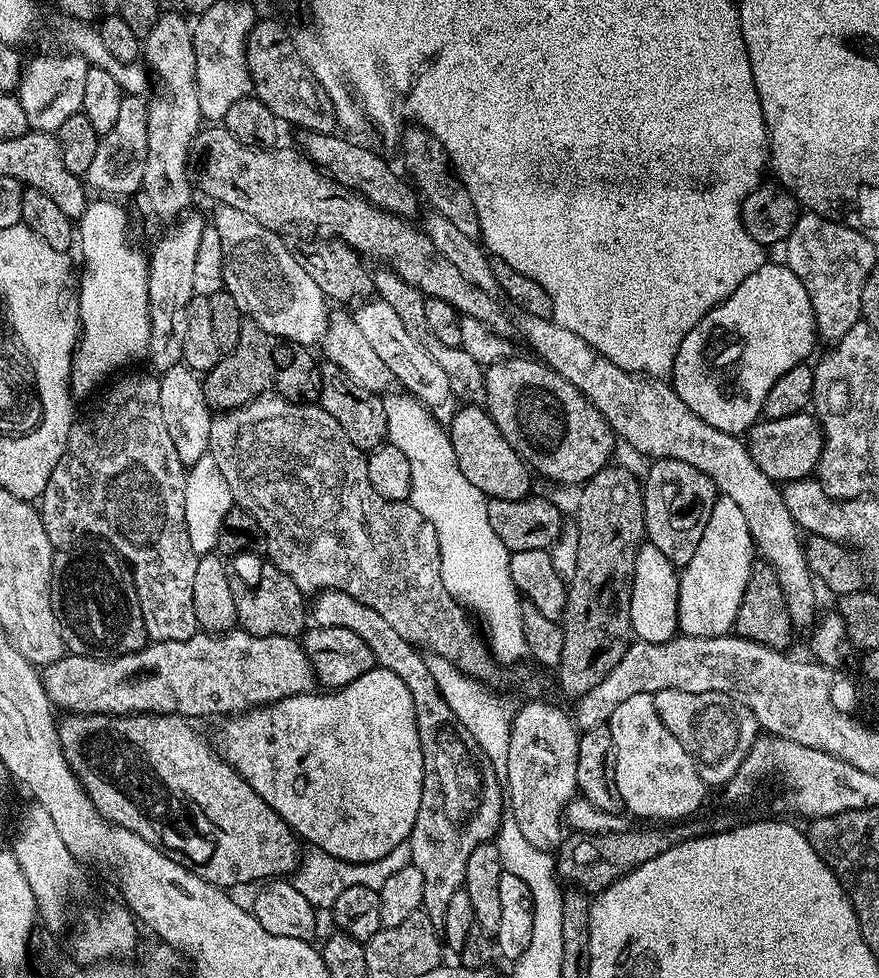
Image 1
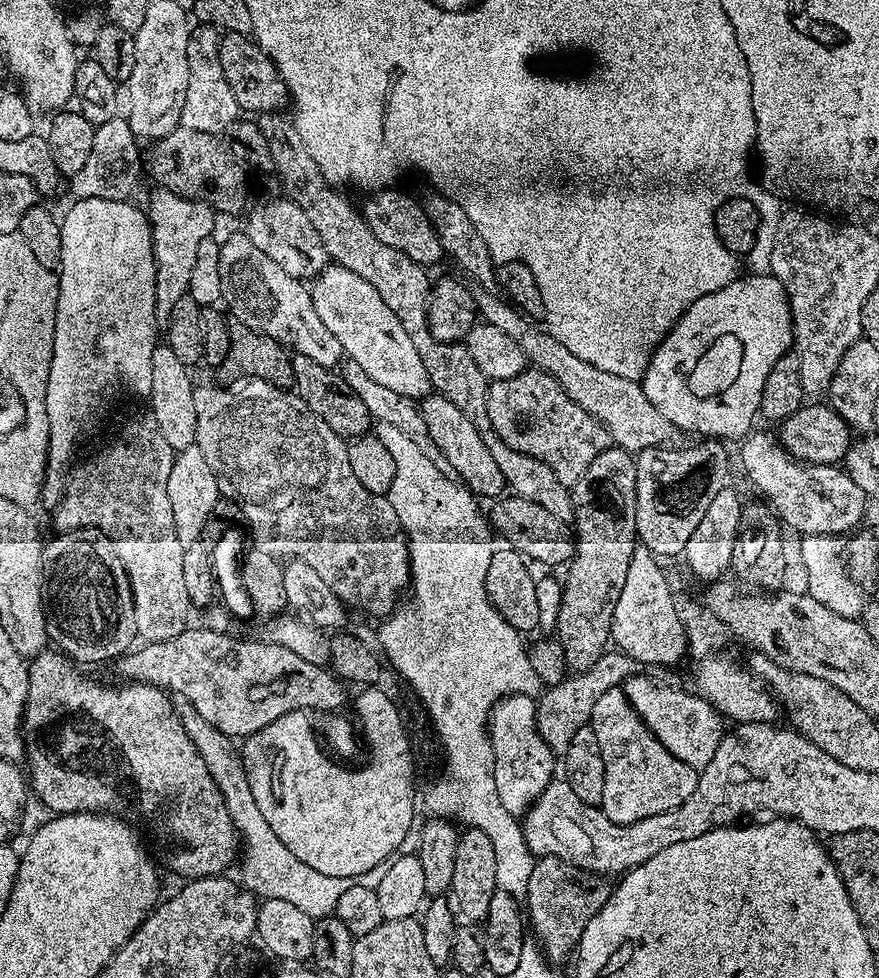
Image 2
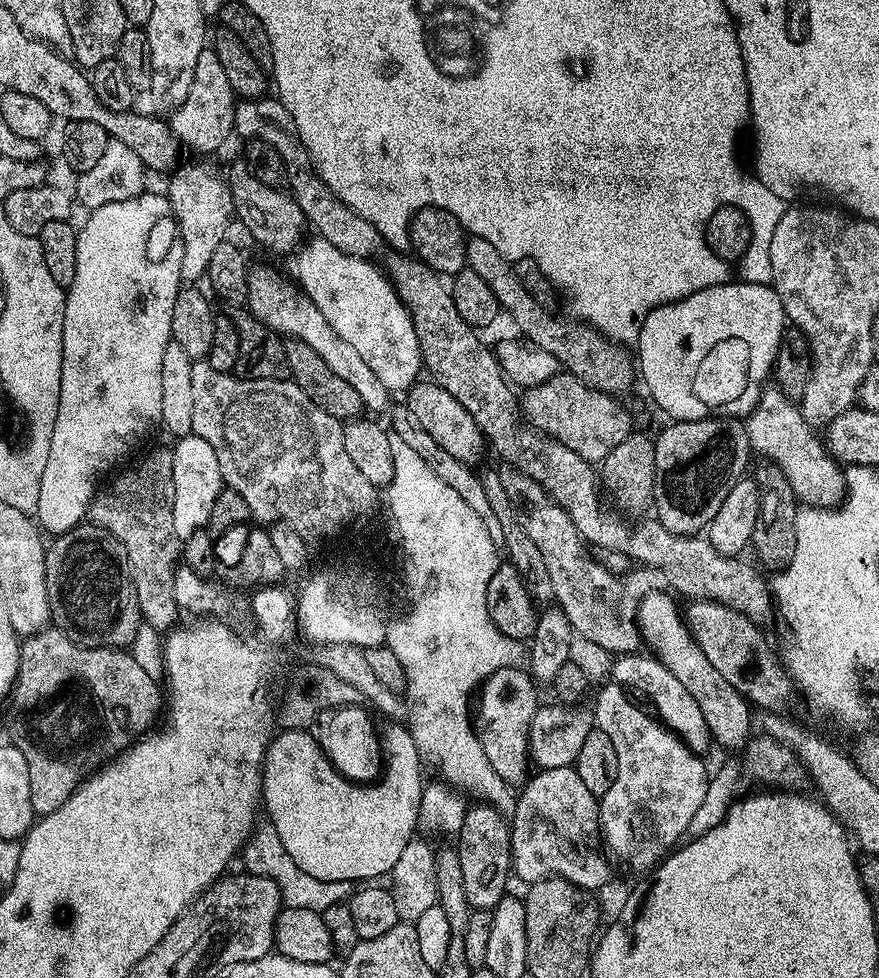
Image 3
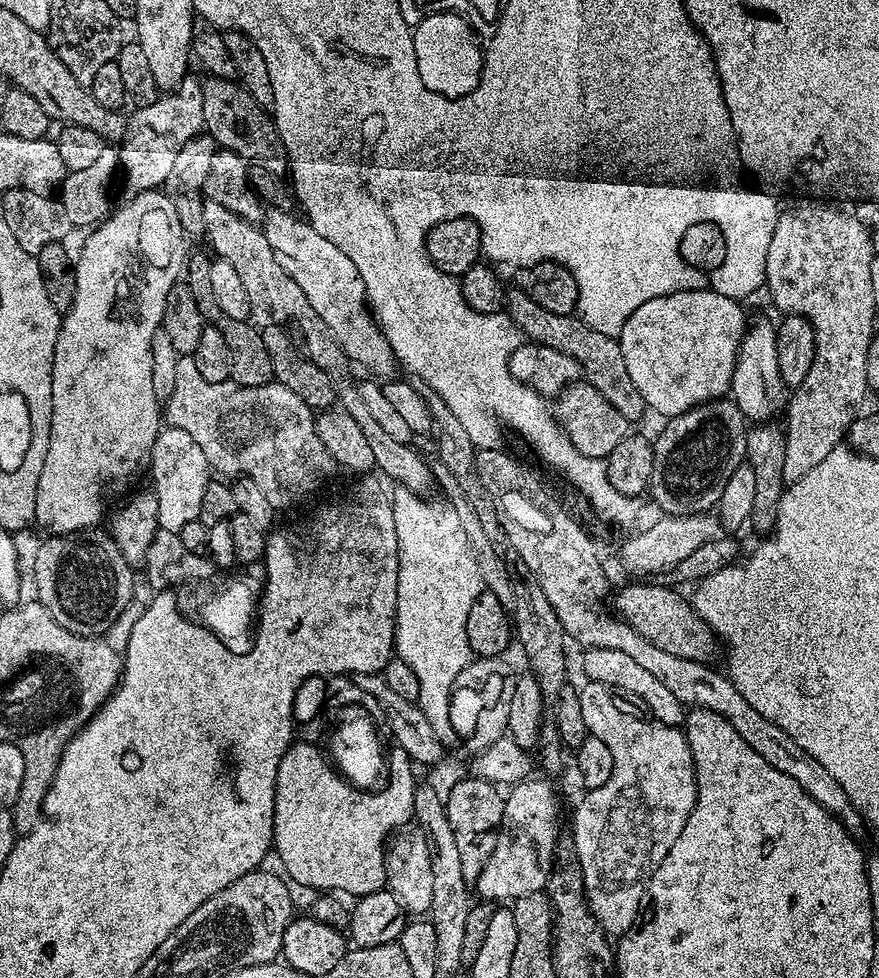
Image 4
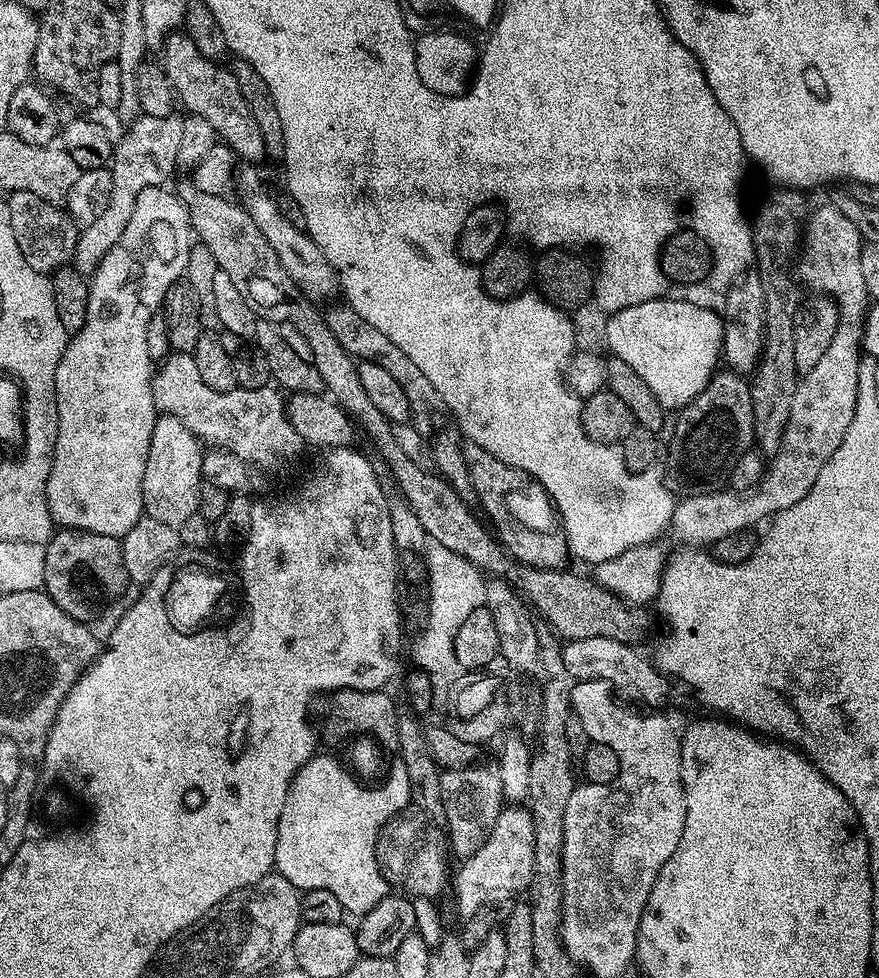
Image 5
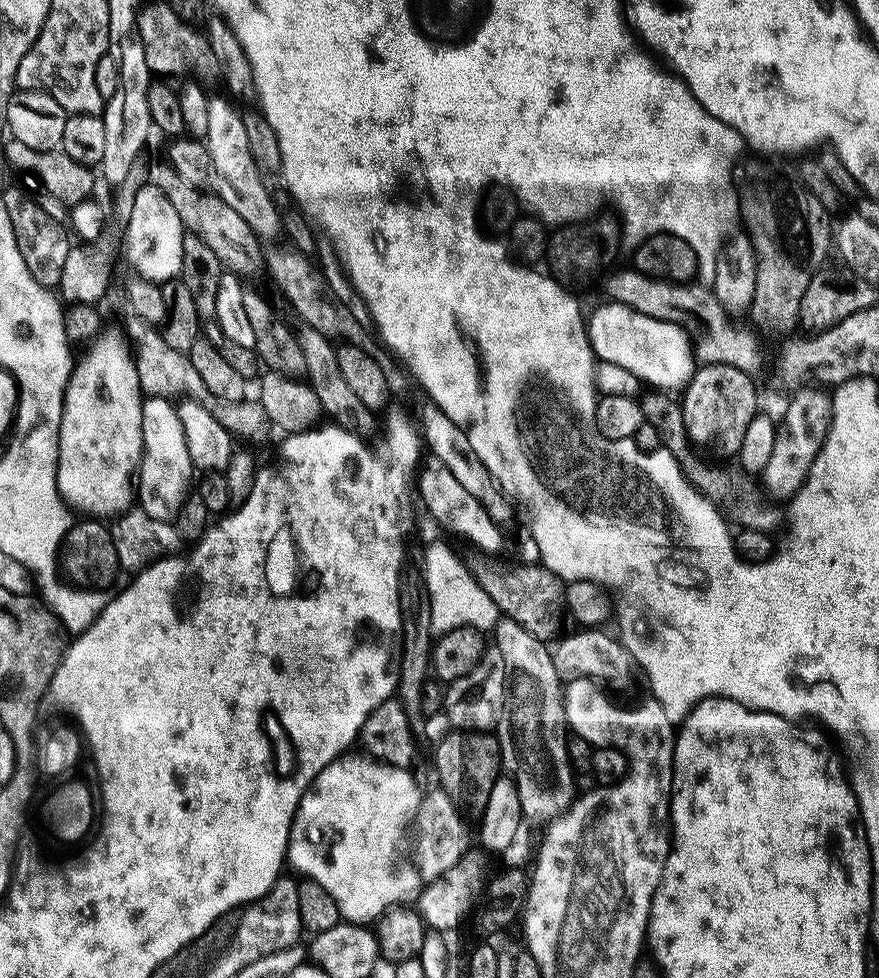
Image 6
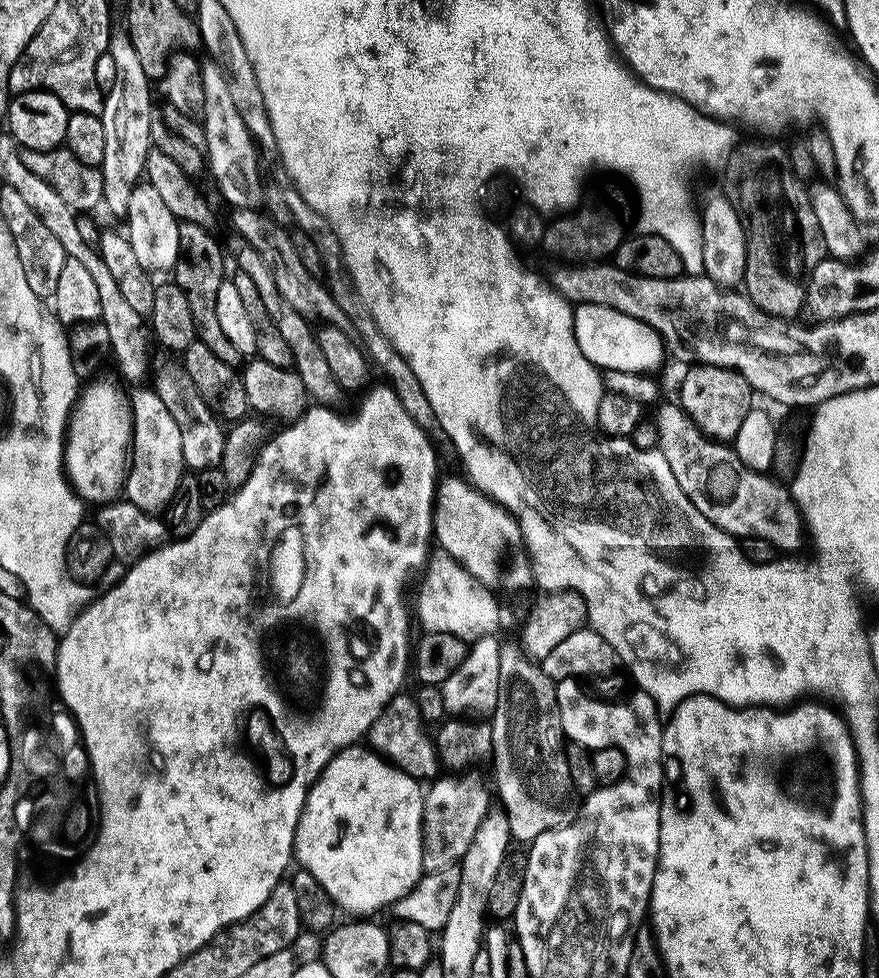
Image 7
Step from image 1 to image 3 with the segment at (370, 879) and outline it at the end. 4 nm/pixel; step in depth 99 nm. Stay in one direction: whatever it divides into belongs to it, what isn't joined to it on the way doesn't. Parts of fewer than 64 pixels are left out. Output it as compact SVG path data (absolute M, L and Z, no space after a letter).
M271 824L259 825L249 836L242 849L245 871L251 875L270 877L279 887L280 898L285 907L294 909L310 909L323 913L332 905L345 901L348 896L347 883L340 880L324 880L314 878L297 866L297 863L287 854L282 840Z

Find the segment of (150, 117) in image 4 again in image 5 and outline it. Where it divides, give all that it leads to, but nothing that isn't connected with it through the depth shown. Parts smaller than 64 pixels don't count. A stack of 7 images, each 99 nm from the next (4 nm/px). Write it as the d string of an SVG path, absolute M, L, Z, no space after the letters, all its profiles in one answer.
M140 114L127 125L128 133L119 137L110 161L112 173L112 189L104 208L94 218L94 222L80 228L80 237L76 249L71 256L71 263L85 274L91 274L106 258L106 254L122 238L122 230L126 230L126 222L130 222L130 214L134 214L134 206L138 194L147 188L159 188L167 185L172 171L177 171L178 141L182 138L182 119L173 114L166 118L150 118Z

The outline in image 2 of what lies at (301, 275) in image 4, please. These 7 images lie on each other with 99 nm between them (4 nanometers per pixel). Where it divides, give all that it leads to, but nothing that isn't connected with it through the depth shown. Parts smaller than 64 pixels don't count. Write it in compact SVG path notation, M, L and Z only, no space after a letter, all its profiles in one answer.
M333 263L315 277L310 289L321 320L344 347L344 356L352 356L357 363L355 365L372 382L380 383L396 394L415 398L427 397L433 391L427 368L414 348L410 334L406 334L394 311L390 310L370 281Z

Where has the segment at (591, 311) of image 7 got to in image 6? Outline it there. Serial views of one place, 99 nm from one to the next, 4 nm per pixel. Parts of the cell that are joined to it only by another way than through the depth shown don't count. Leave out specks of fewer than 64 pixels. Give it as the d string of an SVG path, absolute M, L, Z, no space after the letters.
M604 302L592 317L587 317L586 323L589 342L597 361L606 360L625 367L640 382L648 383L653 389L683 389L698 367L697 361L692 361L689 333L669 320L650 318L625 304Z

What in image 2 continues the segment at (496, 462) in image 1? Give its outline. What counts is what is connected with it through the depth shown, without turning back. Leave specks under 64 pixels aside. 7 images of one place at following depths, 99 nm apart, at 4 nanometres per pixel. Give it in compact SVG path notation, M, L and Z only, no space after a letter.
M432 394L421 399L419 410L421 418L425 420L426 436L436 443L437 450L448 459L447 467L467 484L477 497L499 497L506 488L503 474L501 470L498 470L498 464L495 462L495 451L491 447L488 449L483 434L476 429L477 421L459 409L454 402L448 401L439 394Z

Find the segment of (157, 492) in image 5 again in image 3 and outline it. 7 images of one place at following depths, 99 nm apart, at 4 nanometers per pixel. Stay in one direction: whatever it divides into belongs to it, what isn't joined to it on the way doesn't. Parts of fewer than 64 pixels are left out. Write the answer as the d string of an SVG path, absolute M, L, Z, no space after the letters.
M195 434L181 436L175 441L170 459L172 462L172 483L170 485L170 503L172 505L172 525L177 541L183 542L190 534L201 531L210 518L210 510L214 510L214 502L222 487L220 467L214 450L206 438L198 438Z

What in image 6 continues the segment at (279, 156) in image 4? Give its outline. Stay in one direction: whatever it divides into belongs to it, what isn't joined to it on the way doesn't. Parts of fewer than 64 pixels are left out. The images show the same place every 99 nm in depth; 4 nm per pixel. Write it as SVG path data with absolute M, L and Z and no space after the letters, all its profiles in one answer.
M166 2L148 5L139 15L138 33L144 46L146 64L153 75L160 78L180 76L192 71L193 79L200 82L214 80L221 75L221 64L212 52L207 37L193 25L186 24L178 18Z

